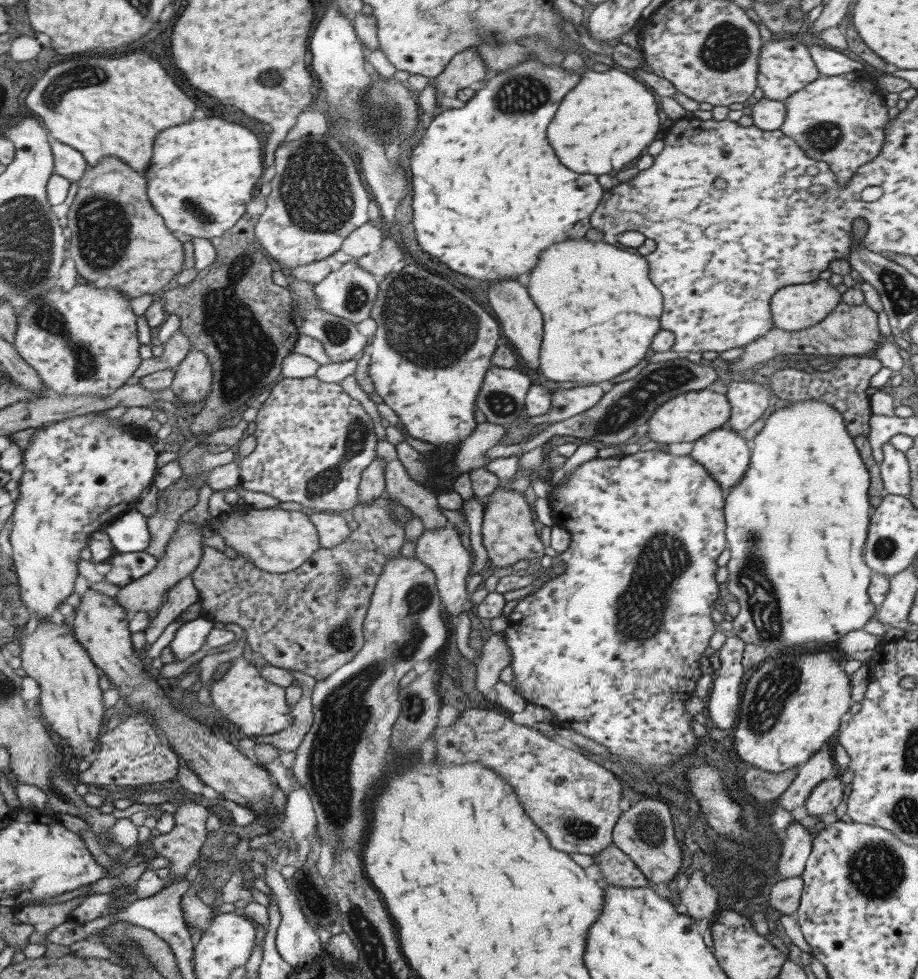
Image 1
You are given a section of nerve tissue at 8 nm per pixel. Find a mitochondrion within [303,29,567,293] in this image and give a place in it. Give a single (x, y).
(525, 92)

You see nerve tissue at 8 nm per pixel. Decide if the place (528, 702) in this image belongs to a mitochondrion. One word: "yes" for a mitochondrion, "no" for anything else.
no

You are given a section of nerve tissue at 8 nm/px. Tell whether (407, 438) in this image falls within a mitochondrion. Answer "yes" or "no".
no

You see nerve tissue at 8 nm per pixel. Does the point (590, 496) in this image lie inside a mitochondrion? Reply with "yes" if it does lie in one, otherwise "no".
no

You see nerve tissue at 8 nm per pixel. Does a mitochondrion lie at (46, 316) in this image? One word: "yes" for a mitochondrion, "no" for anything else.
yes

